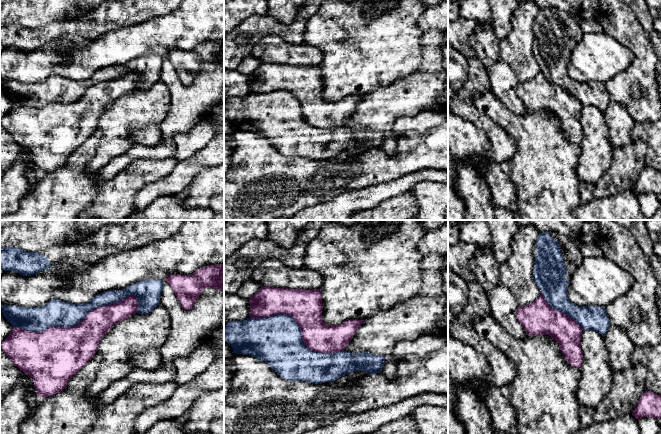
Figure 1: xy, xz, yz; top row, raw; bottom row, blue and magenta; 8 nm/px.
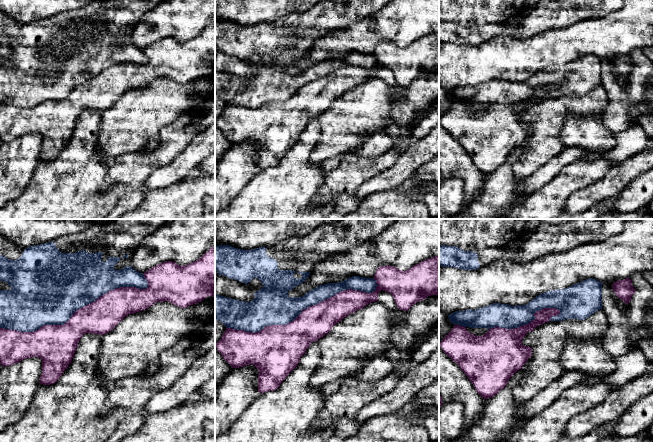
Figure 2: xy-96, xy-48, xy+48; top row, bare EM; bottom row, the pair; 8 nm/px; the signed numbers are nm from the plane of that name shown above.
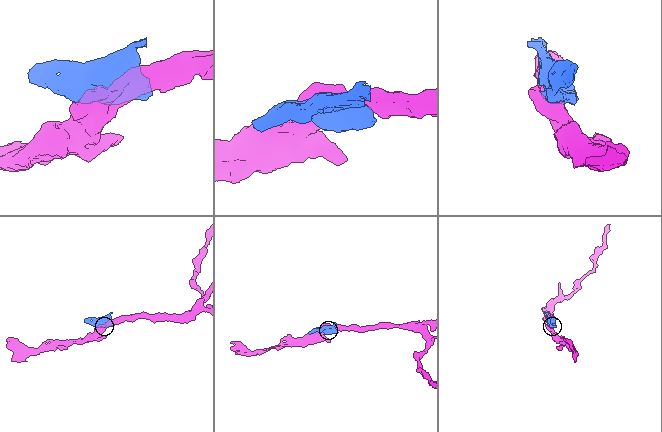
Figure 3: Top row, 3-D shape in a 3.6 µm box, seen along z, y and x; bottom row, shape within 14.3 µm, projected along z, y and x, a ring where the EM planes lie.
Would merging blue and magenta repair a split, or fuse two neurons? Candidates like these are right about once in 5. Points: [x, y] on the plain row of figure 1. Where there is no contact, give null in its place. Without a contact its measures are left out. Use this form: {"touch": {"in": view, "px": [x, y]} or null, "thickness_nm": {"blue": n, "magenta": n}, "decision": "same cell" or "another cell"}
{"touch": {"in": "xy", "px": [76, 100]}, "thickness_nm": {"blue": 220, "magenta": 400}, "decision": "another cell"}

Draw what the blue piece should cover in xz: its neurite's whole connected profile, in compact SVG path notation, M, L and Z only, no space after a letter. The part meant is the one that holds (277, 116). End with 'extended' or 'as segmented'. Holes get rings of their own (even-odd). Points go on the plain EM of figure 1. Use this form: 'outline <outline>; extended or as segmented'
outline M279 89L270 93L247 94L232 97L224 102L224 116L235 130L251 131L265 137L281 154L288 157L307 157L313 160L331 158L355 147L367 150L380 149L385 134L368 128L319 129L309 125L302 115L300 102L293 93Z; as segmented

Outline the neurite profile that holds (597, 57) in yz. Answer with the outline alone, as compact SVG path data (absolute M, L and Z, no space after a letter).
M604 32L584 33L571 51L569 76L578 82L607 83L634 60L632 50Z

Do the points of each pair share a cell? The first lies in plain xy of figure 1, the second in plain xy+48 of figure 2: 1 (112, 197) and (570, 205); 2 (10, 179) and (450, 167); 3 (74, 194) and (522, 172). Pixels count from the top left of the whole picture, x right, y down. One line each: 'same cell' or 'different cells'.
1: different cells
2: different cells
3: different cells

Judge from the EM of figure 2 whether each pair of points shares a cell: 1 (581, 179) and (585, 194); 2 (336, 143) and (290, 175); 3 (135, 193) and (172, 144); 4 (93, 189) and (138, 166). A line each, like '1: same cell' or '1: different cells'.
1: different cells
2: different cells
3: same cell
4: different cells

